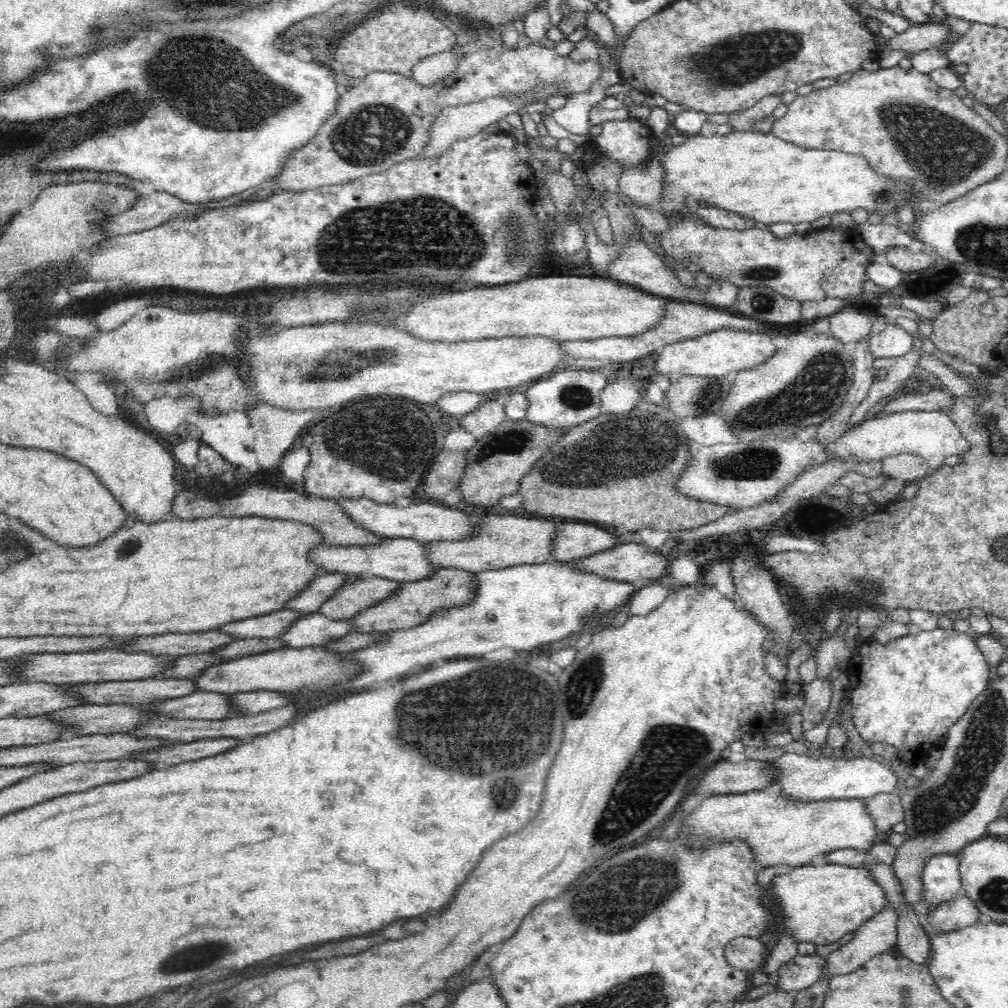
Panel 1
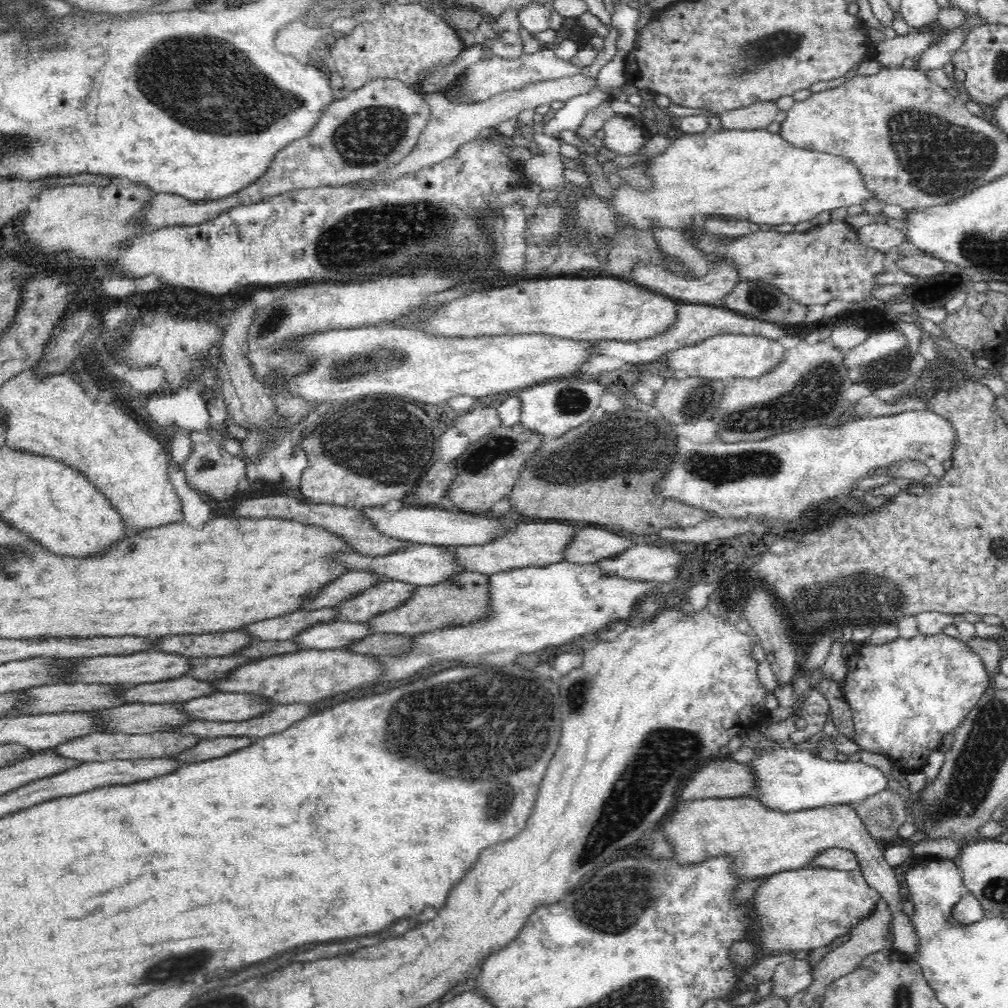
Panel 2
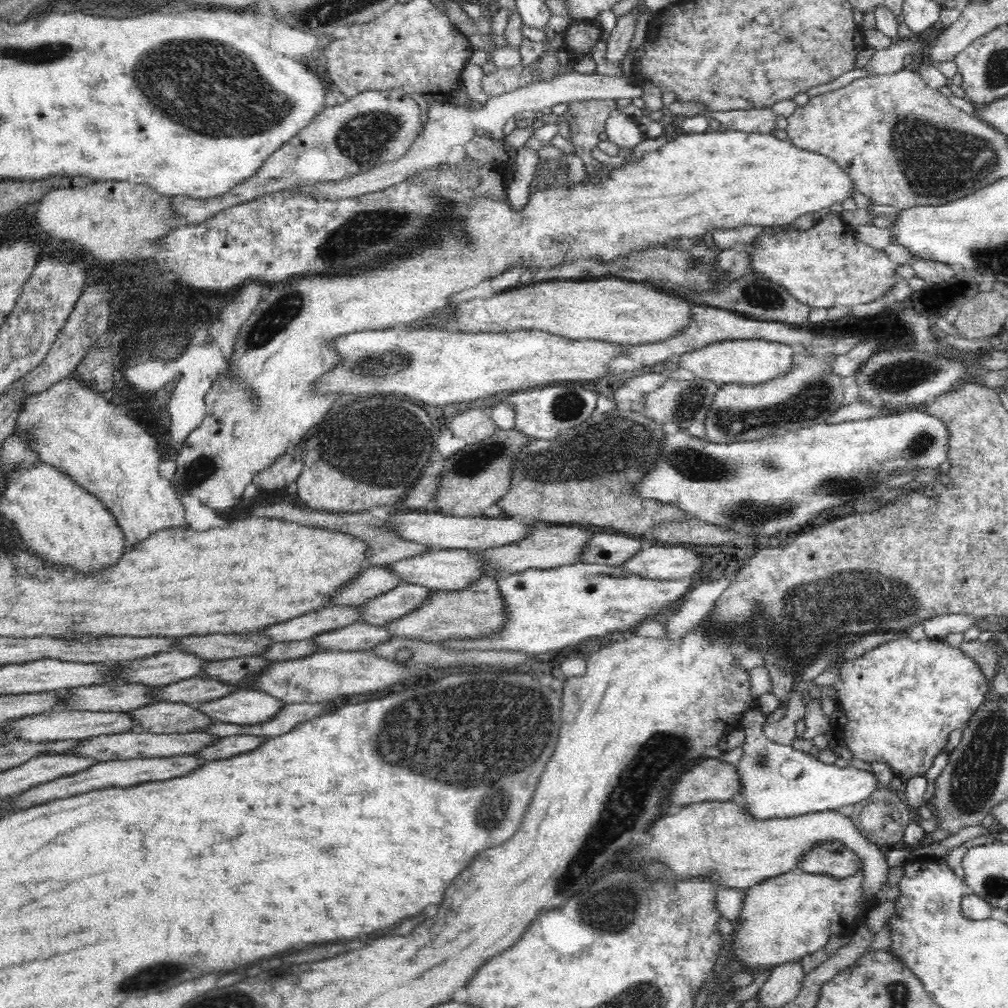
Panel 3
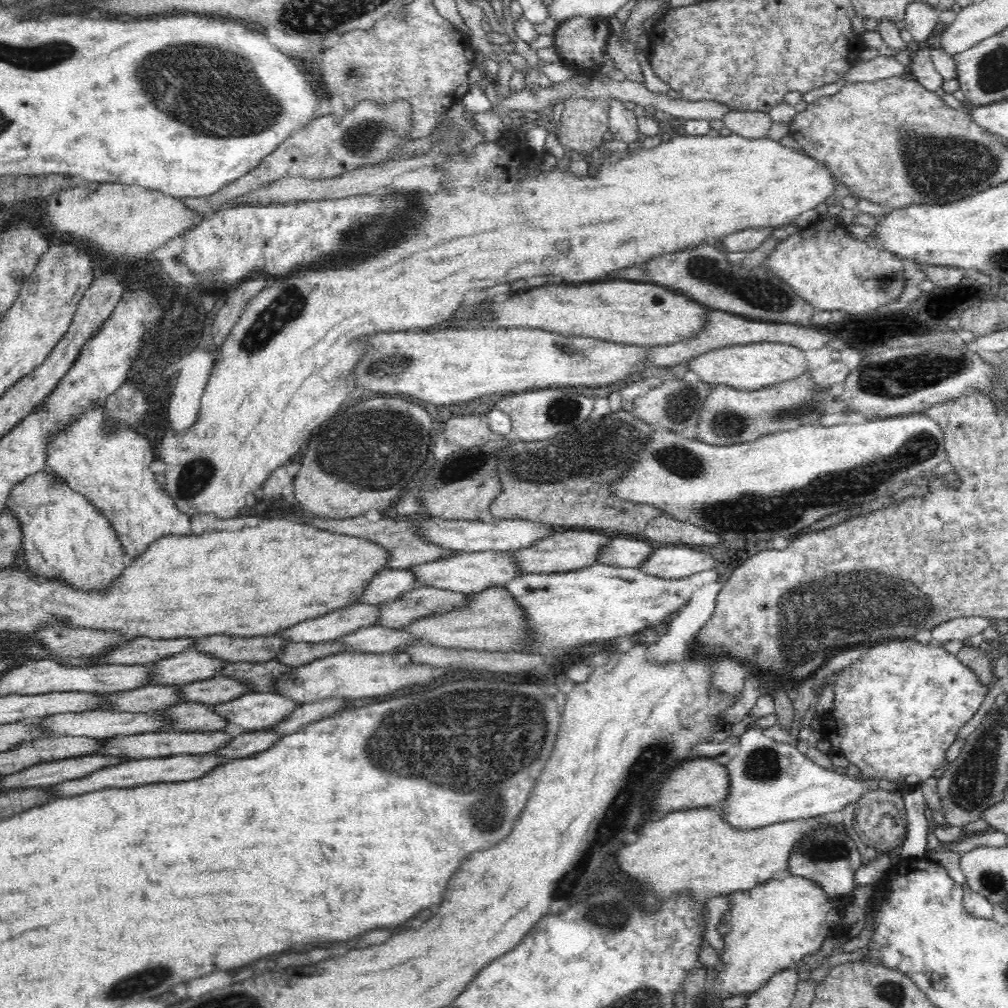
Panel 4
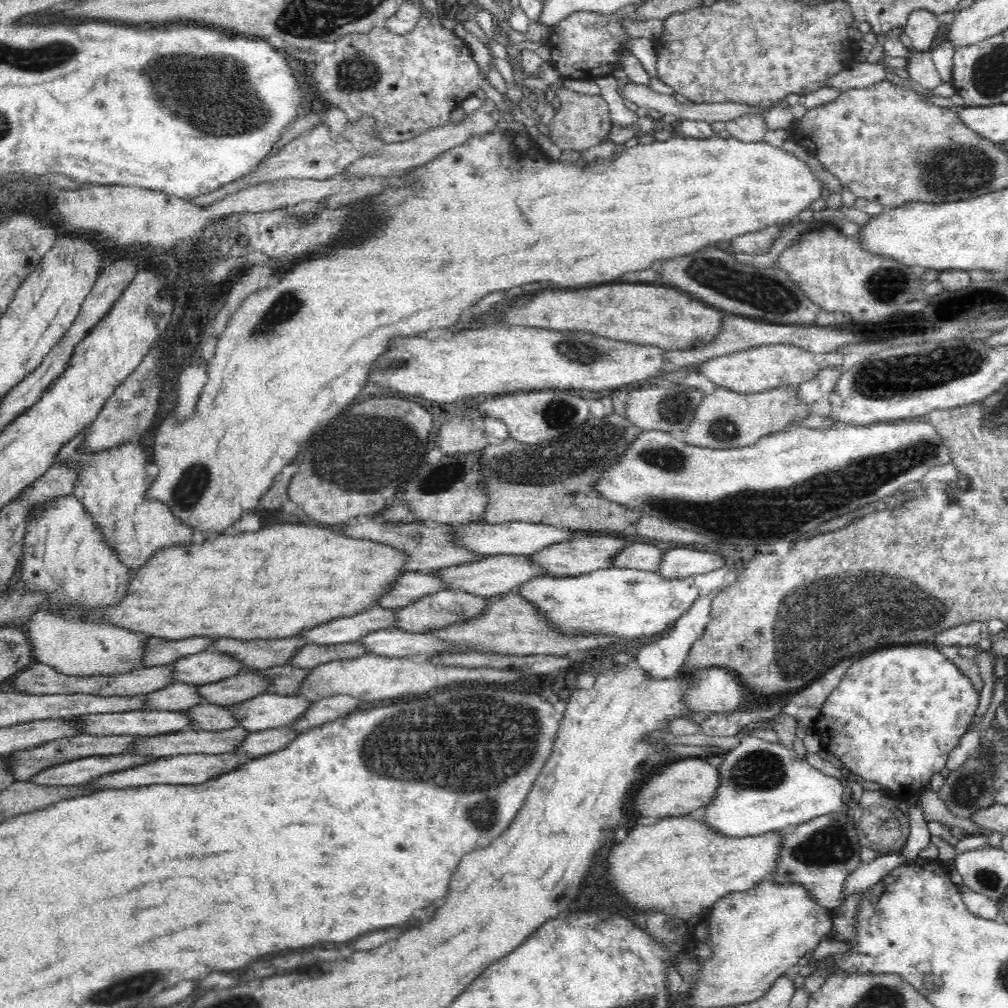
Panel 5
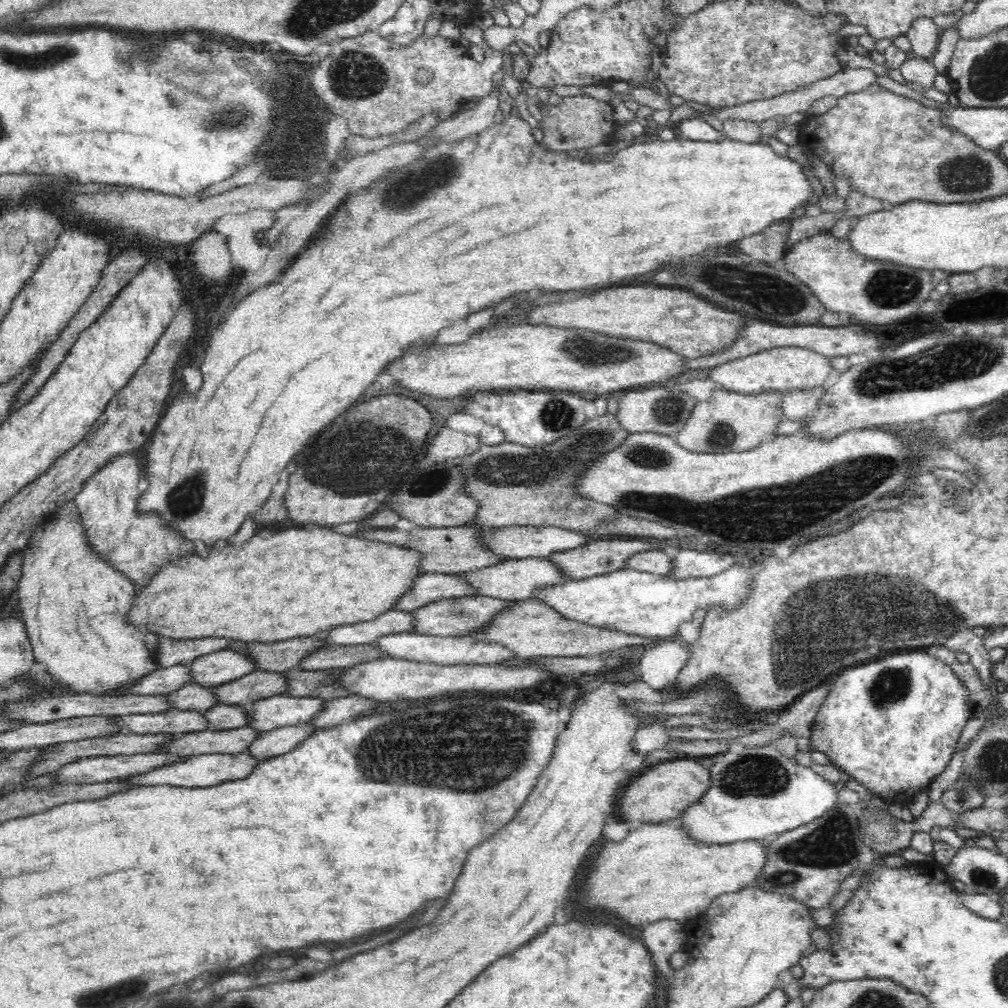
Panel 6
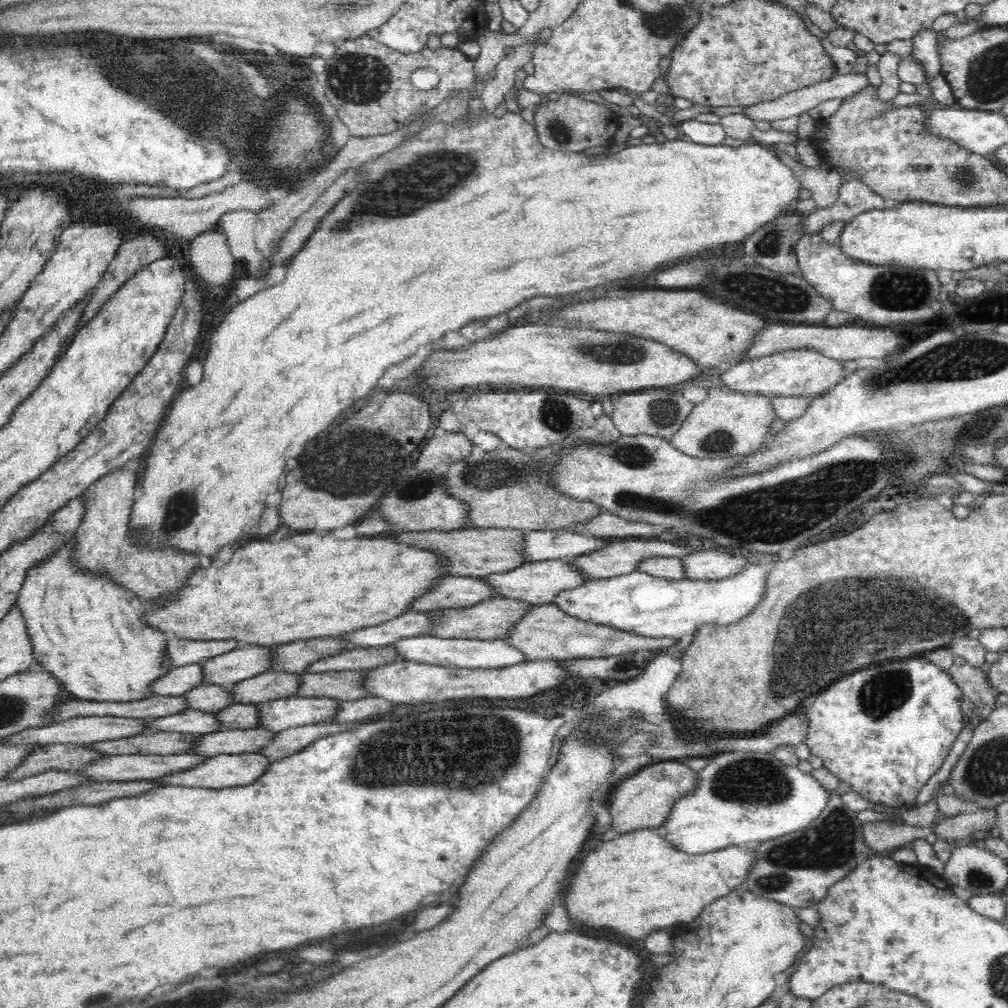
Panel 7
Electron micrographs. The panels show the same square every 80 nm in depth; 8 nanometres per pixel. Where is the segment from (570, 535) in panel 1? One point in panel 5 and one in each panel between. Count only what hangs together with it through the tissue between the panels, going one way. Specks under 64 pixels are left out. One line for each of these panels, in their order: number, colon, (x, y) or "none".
2: (592, 543)
3: (612, 549)
4: (626, 552)
5: (643, 556)

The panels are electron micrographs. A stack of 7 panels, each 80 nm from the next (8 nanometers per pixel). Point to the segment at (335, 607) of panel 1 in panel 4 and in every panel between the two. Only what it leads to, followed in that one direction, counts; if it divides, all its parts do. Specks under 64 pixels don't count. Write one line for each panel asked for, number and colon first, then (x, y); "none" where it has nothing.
2: (385, 595)
3: (400, 600)
4: (414, 604)

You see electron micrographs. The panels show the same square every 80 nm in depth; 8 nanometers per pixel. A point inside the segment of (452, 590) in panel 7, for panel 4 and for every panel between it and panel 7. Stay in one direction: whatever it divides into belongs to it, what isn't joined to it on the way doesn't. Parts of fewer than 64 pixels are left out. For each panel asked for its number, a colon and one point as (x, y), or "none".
4: (388, 584)
5: (412, 585)
6: (429, 587)

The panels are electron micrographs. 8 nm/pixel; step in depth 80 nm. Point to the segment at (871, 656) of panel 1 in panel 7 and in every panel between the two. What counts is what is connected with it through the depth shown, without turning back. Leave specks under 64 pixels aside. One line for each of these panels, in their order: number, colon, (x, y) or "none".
2: (905, 695)
3: (903, 698)
4: (897, 710)
5: (897, 713)
6: (894, 723)
7: (887, 728)

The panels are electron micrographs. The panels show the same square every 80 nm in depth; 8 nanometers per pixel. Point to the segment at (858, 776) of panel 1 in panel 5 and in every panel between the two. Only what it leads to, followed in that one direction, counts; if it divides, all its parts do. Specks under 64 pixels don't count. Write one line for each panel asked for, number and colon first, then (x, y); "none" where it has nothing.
2: (789, 780)
3: (779, 782)
4: (770, 782)
5: (763, 786)

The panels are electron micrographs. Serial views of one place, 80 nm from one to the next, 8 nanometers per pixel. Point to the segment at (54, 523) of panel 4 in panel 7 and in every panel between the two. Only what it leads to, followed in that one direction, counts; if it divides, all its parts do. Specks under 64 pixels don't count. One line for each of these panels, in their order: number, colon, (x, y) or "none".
5: (63, 555)
6: (75, 606)
7: (88, 632)

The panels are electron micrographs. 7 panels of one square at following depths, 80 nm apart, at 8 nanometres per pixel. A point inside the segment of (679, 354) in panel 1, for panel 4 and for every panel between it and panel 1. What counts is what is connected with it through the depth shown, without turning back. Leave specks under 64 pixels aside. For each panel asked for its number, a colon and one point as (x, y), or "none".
2: (739, 356)
3: (751, 362)
4: (747, 368)

